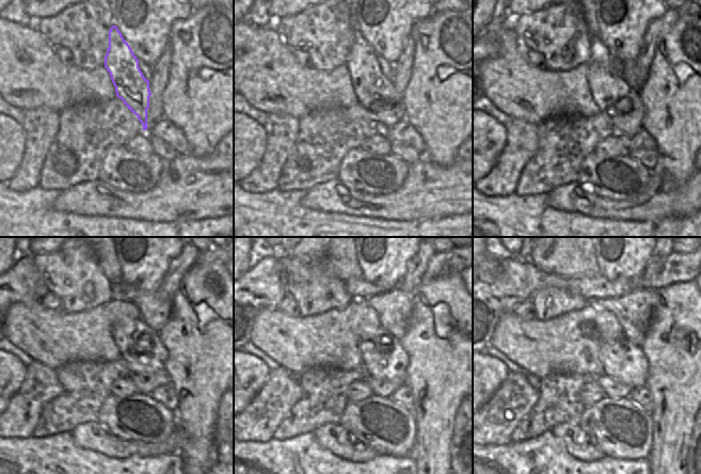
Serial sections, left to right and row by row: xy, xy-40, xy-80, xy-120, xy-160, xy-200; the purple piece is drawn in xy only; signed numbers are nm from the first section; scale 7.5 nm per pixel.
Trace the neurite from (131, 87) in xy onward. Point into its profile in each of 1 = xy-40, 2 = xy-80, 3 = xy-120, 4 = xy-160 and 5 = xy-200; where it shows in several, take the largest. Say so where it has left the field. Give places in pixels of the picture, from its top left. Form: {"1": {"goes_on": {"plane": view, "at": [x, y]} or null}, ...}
{"1": {"goes_on": {"plane": "xy-40", "at": [373, 91]}}, "2": {"goes_on": {"plane": "xy-80", "at": [614, 97]}}, "3": {"goes_on": {"plane": "xy-120", "at": [141, 347]}}, "4": {"goes_on": {"plane": "xy-160", "at": [384, 358]}}, "5": {"goes_on": {"plane": "xy-200", "at": [621, 360]}}}

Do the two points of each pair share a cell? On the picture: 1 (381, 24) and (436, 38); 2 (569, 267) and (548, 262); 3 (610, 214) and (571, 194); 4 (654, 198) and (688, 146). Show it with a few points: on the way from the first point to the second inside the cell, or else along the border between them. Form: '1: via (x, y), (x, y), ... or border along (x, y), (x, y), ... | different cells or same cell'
1: border along (430, 16), (416, 20), (410, 34) | different cells
2: via (563, 262), (554, 262) | same cell
3: via (601, 207), (593, 206), (580, 199) | same cell
4: border along (657, 163), (678, 185), (684, 184), (689, 178) | different cells

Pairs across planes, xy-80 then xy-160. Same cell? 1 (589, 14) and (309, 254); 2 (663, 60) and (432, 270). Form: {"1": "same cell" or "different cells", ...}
{"1": "same cell", "2": "different cells"}

